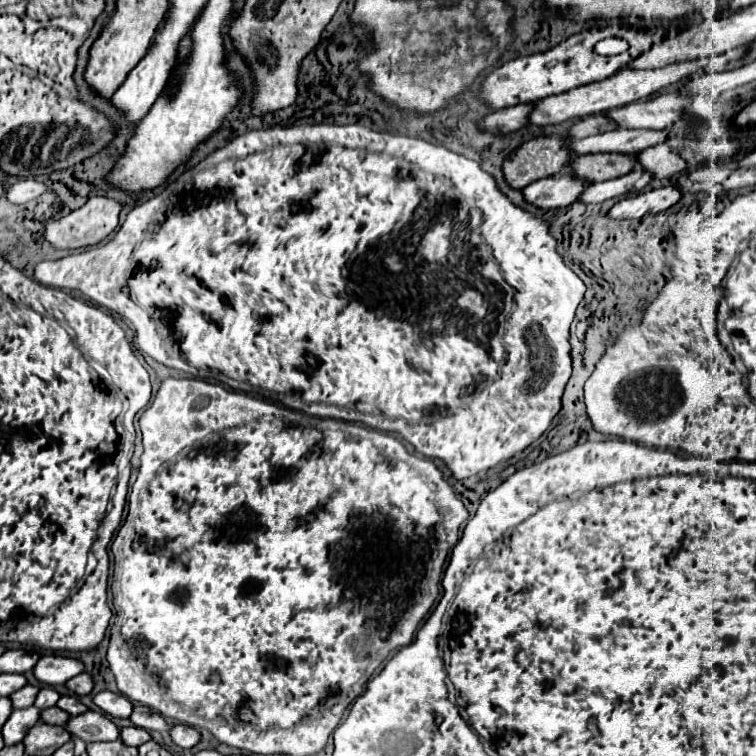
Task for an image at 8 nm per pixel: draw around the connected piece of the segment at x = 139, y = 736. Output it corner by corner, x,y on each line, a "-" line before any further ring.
131,726
131,728
123,728
121,730
121,740
127,744
127,746
141,746
145,742
149,742
149,732
143,730
143,728
137,728
137,726

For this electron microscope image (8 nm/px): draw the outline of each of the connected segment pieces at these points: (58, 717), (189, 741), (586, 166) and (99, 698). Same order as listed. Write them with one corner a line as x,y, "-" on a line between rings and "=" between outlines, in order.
57,706
47,708
47,710
41,712
41,722
45,722
45,724
61,724
61,726
65,726
69,722
69,718
71,716
65,710
59,710
=
177,724
171,728
171,738
181,748
193,748
201,742
201,734
195,728
183,726
183,724
=
587,154
577,156
569,166
575,176
589,182
603,182
635,170
635,154
=
99,692
93,702
109,716
117,716
117,718
129,718
131,710
133,710
133,702
127,700
123,694
119,692

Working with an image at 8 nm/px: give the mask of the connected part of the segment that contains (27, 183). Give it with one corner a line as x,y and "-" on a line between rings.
21,178
17,180
9,192
7,192
7,200
13,204
25,204
29,200
39,198
41,194
47,192
47,184
35,180
35,178

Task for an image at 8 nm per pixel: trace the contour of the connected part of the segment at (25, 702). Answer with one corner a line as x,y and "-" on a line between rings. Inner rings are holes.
31,684
23,686
21,690
17,690
17,692
11,694
13,708
27,708
27,706
31,706
35,702
37,694
39,694
39,688
37,686
31,686

